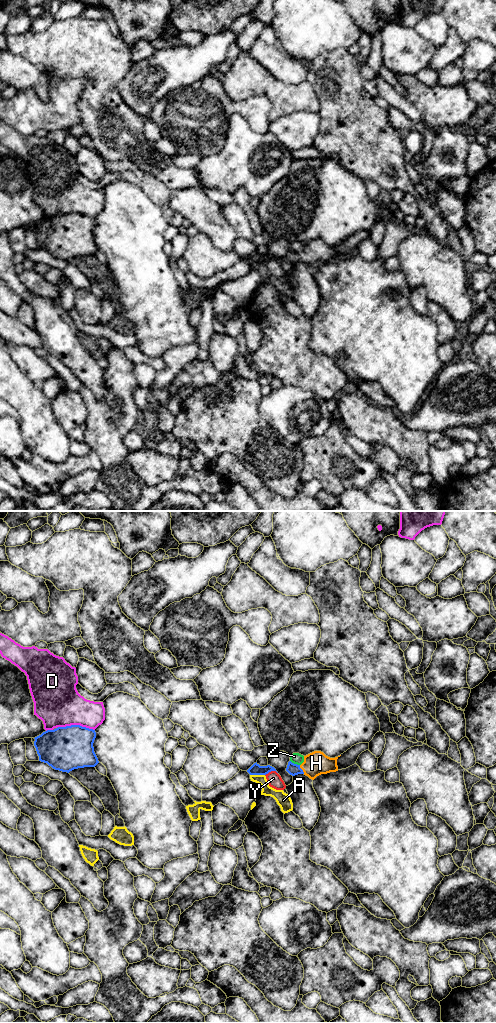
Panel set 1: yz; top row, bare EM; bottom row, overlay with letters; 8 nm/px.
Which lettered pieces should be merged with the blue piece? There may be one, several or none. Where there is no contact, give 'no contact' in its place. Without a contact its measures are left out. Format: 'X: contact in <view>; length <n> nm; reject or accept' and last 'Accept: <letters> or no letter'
A: contact in yz; length 120 nm; reject
D: contact in yz; length 300 nm; reject
H: contact in yz; length 80 nm; accept
Y: contact in yz; length 110 nm; reject
Z: contact in yz; length 90 nm; reject
Accept: H

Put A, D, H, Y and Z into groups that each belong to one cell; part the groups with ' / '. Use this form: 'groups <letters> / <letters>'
groups A / D / H / Y / Z

